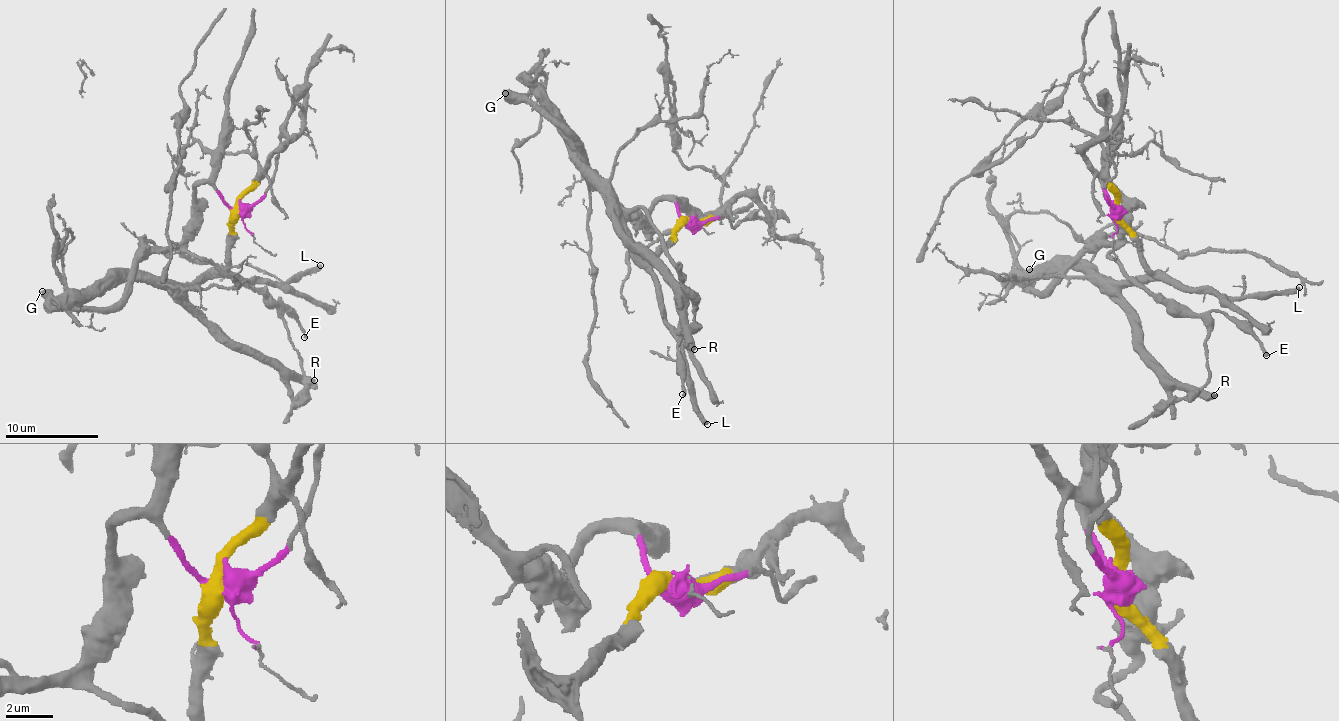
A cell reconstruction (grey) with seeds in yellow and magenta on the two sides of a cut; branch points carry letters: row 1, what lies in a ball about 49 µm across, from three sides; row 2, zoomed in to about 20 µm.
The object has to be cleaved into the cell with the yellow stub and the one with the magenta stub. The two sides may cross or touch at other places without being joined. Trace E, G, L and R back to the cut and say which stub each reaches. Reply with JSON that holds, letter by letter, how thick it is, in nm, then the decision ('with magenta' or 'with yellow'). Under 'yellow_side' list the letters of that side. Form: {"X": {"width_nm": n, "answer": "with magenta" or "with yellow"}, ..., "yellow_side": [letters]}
{"E": {"width_nm": 260, "answer": "with magenta"}, "G": {"width_nm": 600, "answer": "with magenta"}, "L": {"width_nm": 380, "answer": "with yellow"}, "R": {"width_nm": 440, "answer": "with yellow"}, "yellow_side": ["L", "R"]}

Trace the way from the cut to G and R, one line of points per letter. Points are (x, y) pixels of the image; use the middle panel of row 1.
G: (688, 220), (683, 223), (671, 199), (660, 199), (642, 217), (631, 215), (592, 169), (584, 145), (504, 93)
R: (688, 220), (649, 258), (642, 258), (626, 226), (615, 220), (674, 292), (684, 337), (695, 349)

